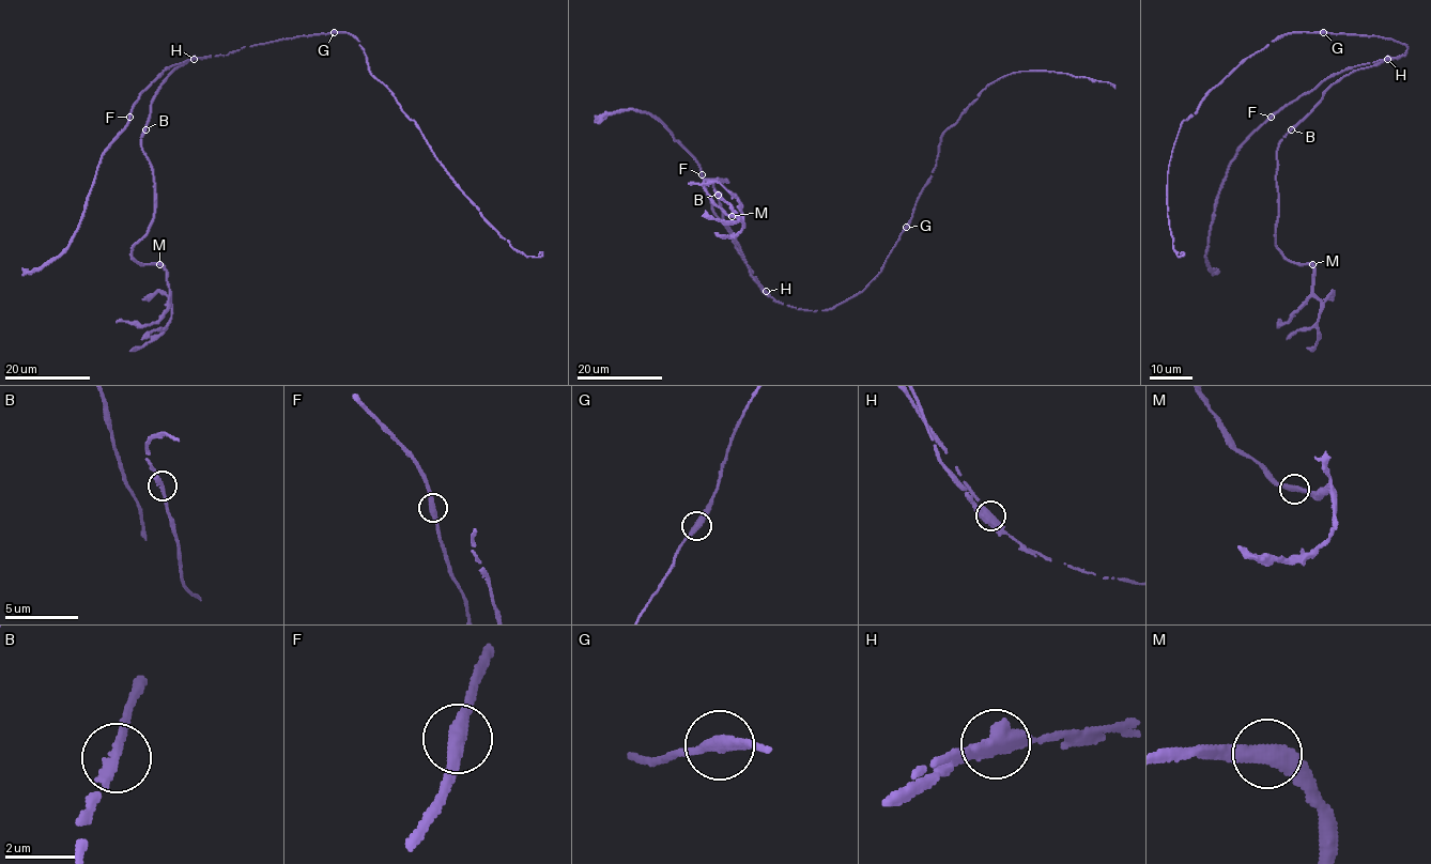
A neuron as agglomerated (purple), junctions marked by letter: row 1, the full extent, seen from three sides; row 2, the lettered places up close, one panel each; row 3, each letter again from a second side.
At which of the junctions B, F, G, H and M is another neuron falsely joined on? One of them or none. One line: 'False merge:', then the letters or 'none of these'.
False merge: H

